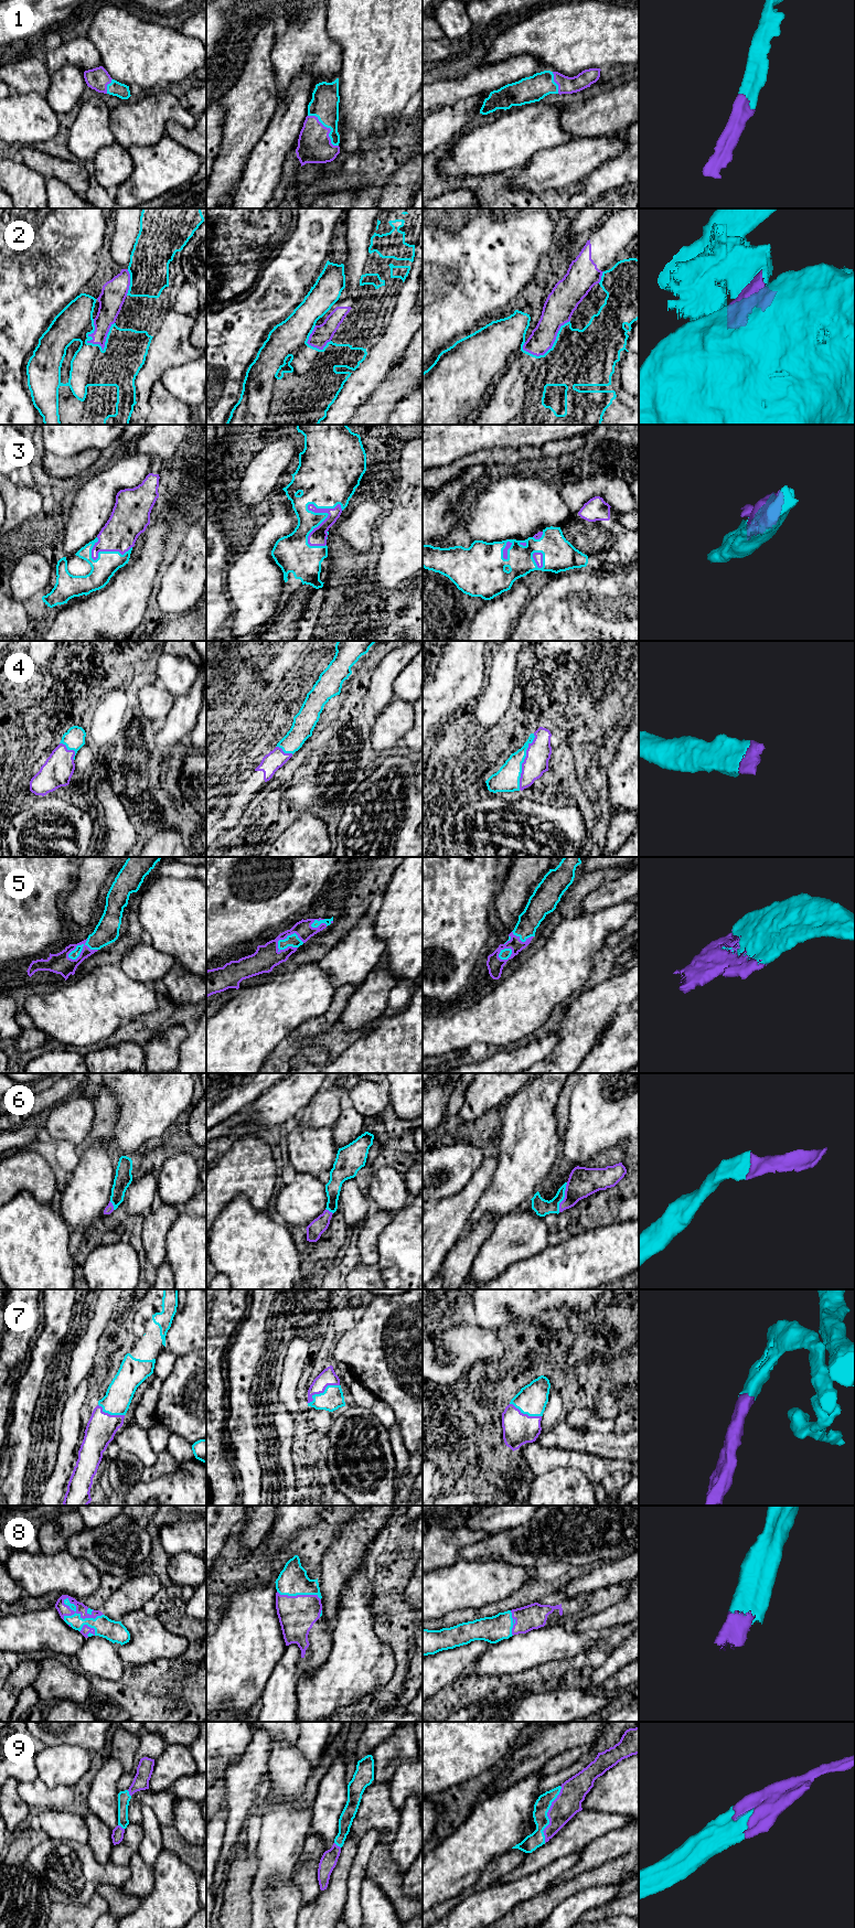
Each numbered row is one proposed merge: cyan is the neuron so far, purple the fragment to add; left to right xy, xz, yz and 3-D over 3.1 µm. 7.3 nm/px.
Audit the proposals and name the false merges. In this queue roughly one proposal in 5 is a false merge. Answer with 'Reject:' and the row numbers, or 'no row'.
Reject: 2

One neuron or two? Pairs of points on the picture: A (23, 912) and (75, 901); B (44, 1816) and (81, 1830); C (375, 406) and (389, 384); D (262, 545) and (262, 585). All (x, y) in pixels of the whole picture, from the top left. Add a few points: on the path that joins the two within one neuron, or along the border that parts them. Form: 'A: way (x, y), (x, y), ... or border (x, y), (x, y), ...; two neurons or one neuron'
A: border (76, 882), (73, 890), (61, 904); two neurons
B: way (53, 1822), (72, 1828); one neuron
C: way (381, 400), (389, 389); one neuron
D: way (262, 555), (262, 575); one neuron

